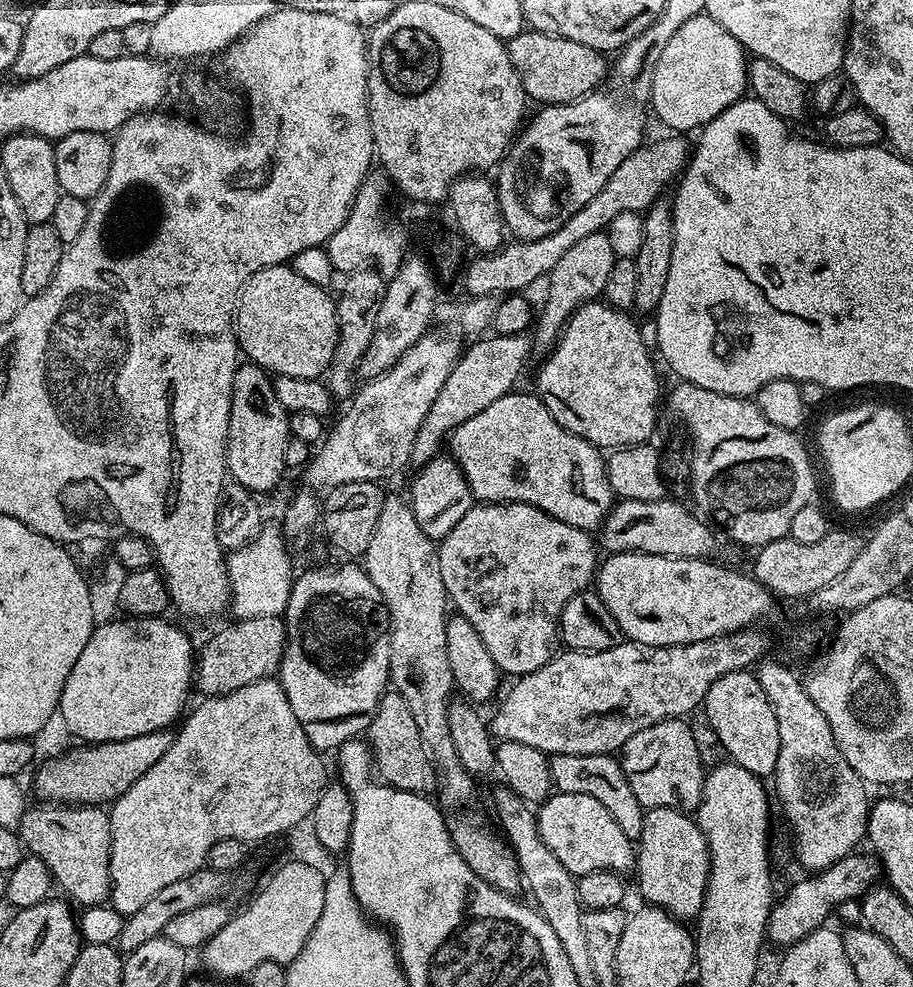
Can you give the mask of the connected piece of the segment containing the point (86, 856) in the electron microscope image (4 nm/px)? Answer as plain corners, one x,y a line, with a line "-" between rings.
40,802
37,803
37,808
32,806
25,807
22,818
20,819
20,827
18,829
18,835
20,837
20,843
31,855
42,858
42,862
52,872
52,878
57,889
61,888
63,895
67,897
69,901
82,904
85,909
93,908
96,905
103,905
105,901
112,895
112,887
110,886
110,818
108,812
100,806
57,806
52,802

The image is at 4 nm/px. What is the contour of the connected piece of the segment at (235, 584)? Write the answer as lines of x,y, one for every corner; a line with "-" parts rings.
266,524
262,526
257,538
227,555
229,609
235,619
283,615
294,579
287,551
288,544
281,527

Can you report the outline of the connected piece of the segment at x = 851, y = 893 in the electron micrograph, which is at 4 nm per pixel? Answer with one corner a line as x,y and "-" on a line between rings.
853,854
842,858
838,862
834,862
828,868
823,868
818,873
805,875
805,880
800,880
784,897
777,899
772,906
772,913
768,915
767,939
772,940
776,944
789,946
798,943
800,939
806,938
816,928
821,927
825,923
824,920
828,915
832,916
837,911
840,903
847,900
860,900
865,892
868,892
877,883
876,879
881,879
882,865
875,855
860,856
861,854

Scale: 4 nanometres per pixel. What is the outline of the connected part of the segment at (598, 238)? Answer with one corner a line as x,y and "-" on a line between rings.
595,232
586,238
581,238
575,246
566,250
566,255
556,263
554,270
550,270
546,277
548,293
544,296
544,309
539,309
531,333
531,343
535,351
551,353
556,347
560,333
568,325
568,319
584,304
599,301
604,295
606,278
610,278
610,270
618,259
618,251
612,245
612,240
604,232

